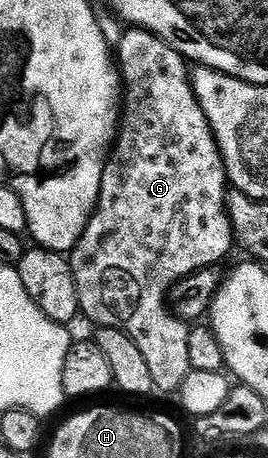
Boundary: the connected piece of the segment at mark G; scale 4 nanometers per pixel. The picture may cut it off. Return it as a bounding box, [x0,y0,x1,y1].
[70,27,234,395]

